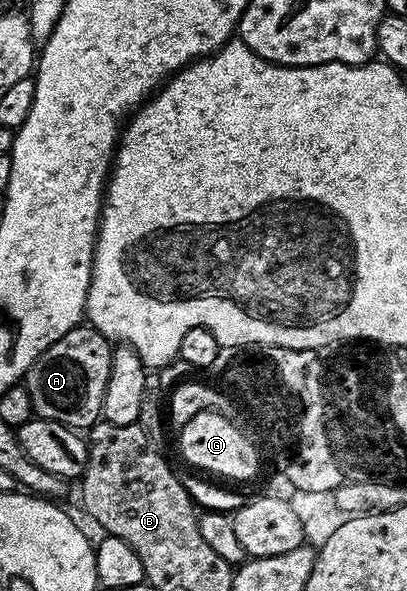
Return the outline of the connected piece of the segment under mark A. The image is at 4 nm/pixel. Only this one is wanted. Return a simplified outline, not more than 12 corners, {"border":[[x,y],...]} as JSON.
{"border":[[74,326],[27,370],[35,414],[100,421],[112,343]]}

